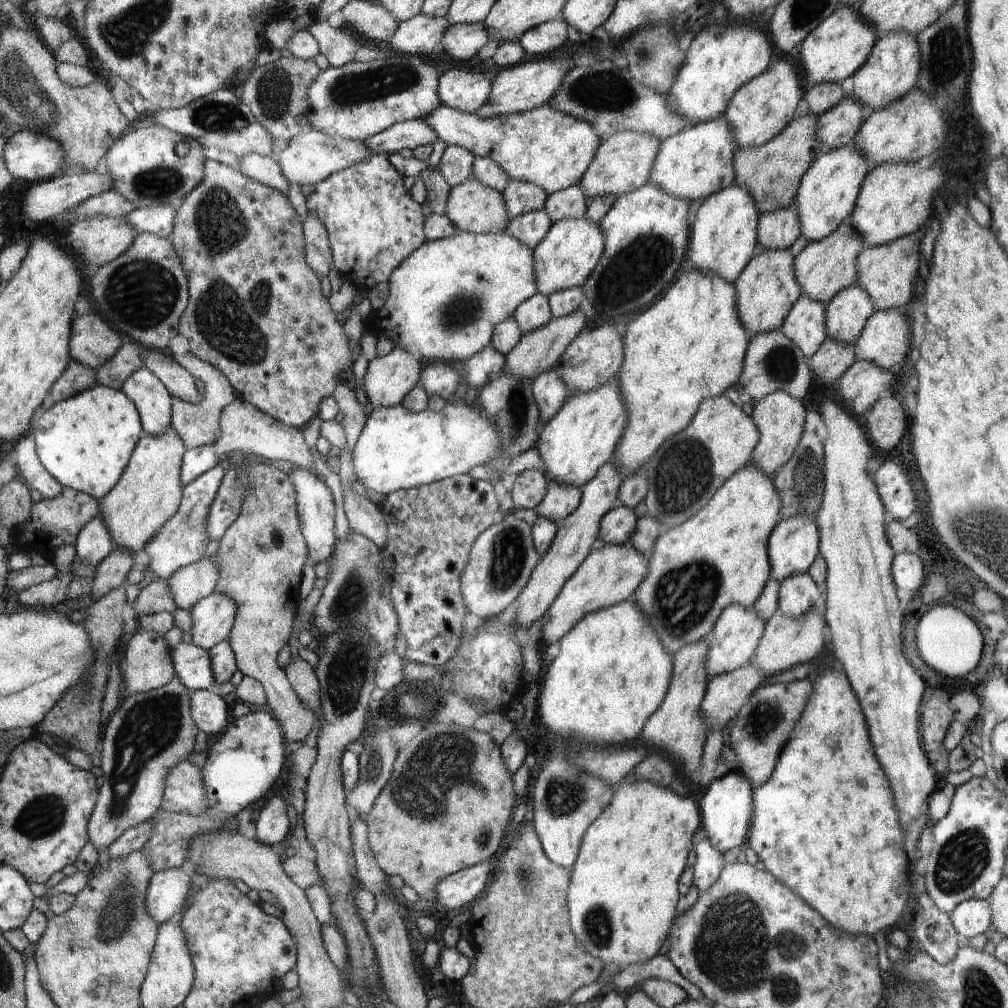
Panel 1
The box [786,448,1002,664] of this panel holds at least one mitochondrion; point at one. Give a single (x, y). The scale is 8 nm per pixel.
(806, 475)

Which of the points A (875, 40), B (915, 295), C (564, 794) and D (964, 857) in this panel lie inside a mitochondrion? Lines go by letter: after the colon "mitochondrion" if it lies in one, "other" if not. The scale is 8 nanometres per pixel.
A: other
B: other
C: mitochondrion
D: mitochondrion

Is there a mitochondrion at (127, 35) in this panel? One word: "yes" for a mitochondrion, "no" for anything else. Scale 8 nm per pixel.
yes

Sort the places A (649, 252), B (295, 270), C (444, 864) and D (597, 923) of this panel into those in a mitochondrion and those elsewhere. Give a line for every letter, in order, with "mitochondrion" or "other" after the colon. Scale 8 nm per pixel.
A: mitochondrion
B: other
C: other
D: mitochondrion

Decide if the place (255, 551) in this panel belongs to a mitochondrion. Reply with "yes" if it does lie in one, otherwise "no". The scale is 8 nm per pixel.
yes

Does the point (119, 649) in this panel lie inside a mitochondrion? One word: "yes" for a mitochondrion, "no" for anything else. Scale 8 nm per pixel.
no

